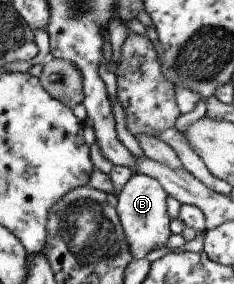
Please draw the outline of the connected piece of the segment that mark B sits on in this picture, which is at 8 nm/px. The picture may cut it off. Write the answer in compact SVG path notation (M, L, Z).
M135 173L123 185L123 188L116 194L116 215L119 217L123 229L125 246L133 260L143 259L145 254L167 247L169 231L169 216L165 211L166 192L163 187L150 176Z

